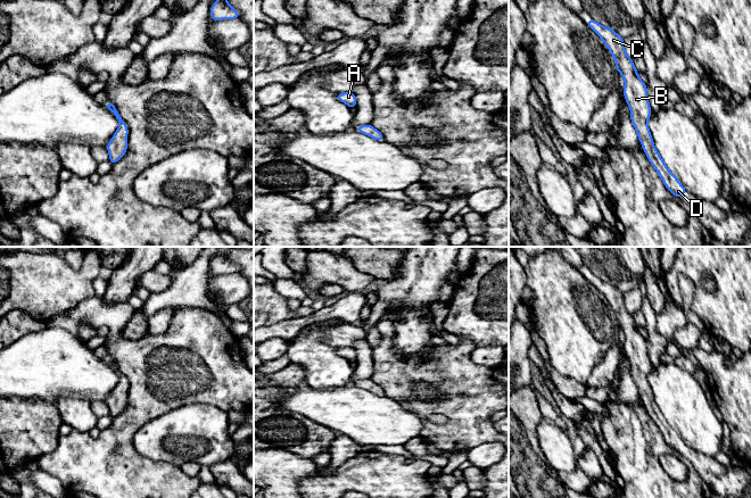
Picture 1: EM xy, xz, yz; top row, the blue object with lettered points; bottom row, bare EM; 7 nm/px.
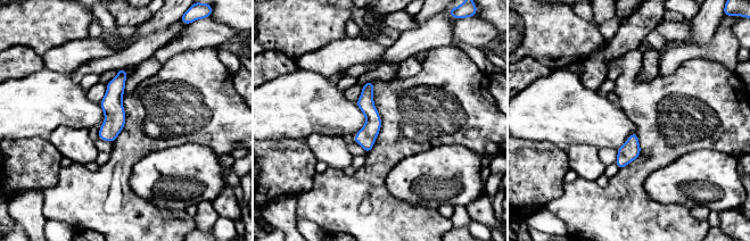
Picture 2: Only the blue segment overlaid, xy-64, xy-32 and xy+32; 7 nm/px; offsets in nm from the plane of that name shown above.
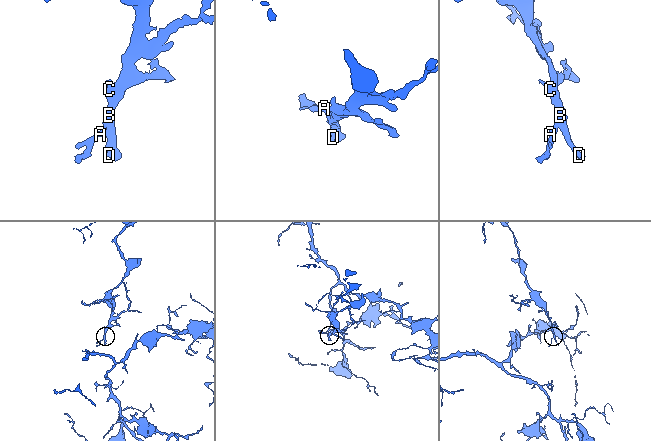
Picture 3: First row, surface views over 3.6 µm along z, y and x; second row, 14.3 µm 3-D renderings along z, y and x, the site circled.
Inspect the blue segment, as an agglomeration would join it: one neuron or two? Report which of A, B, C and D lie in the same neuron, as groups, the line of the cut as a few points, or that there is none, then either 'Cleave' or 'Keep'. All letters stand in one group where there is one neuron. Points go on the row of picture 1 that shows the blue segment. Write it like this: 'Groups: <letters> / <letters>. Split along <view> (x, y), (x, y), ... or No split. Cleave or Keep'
Groups: A B C D. No split. Keep

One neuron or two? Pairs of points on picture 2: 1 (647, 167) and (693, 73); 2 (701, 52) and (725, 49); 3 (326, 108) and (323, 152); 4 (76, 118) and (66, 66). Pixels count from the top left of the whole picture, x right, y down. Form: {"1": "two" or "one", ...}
{"1": "one", "2": "one", "3": "two", "4": "two"}

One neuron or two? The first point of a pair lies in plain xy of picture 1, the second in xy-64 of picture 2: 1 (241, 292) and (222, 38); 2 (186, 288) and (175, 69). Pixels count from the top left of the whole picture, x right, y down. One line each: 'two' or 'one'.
1: one
2: two

